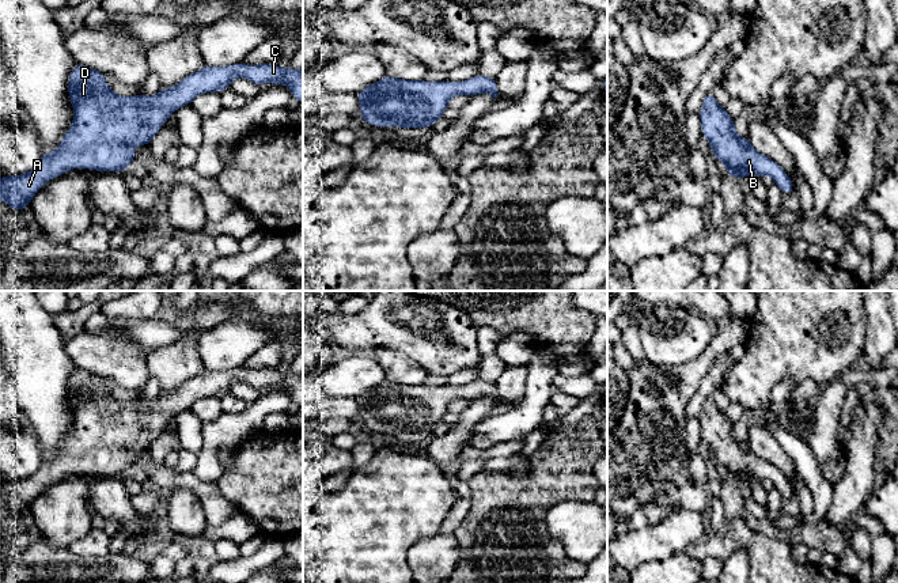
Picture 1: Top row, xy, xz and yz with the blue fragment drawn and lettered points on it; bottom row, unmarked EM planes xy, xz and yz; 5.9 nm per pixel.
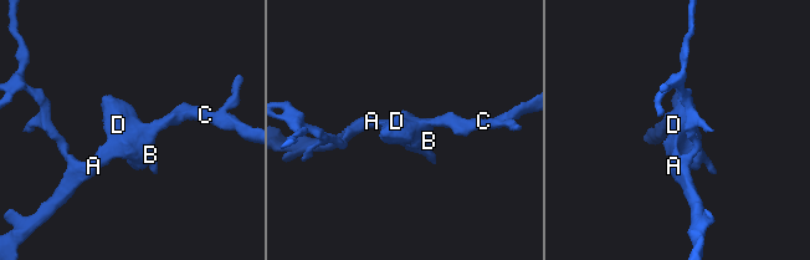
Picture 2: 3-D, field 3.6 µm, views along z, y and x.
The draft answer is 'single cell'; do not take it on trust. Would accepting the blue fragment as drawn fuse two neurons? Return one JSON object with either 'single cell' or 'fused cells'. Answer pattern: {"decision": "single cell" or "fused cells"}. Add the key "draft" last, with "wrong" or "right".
{"decision": "single cell", "draft": "right"}

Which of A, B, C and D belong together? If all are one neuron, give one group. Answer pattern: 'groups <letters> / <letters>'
groups A B C D

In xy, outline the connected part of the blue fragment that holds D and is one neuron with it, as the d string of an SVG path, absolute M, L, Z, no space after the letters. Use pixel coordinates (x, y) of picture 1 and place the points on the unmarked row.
M77 367L68 382L72 431L62 440L57 455L42 455L33 474L0 482L0 504L18 518L30 510L34 499L49 484L68 474L84 472L126 477L136 465L132 450L149 450L171 417L190 409L200 398L221 397L235 382L246 382L257 390L287 389L292 402L303 408L303 372L242 367L204 370L174 391L162 391L154 402L143 397L125 402L106 389L103 376Z

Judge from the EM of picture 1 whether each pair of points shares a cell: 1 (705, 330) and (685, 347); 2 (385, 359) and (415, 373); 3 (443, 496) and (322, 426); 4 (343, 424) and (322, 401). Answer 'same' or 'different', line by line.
1: same
2: same
3: different
4: different

